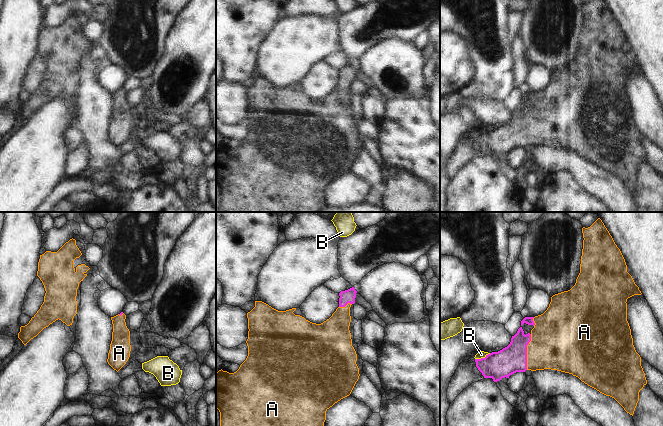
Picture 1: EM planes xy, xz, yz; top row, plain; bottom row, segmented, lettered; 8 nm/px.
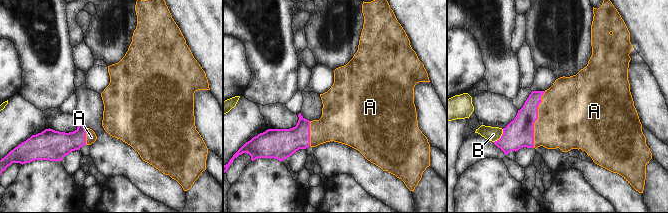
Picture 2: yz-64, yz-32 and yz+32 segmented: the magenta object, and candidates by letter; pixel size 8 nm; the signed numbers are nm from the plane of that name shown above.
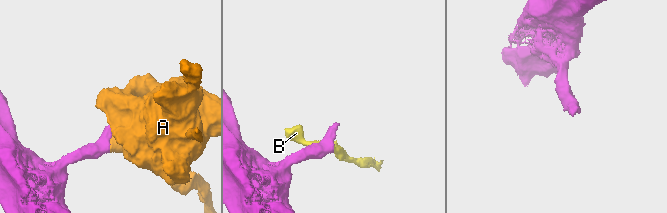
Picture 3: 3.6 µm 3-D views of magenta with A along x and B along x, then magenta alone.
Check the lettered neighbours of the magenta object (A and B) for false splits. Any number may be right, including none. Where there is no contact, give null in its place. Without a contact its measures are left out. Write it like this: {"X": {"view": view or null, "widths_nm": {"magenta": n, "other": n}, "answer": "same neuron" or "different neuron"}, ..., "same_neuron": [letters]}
{"A": {"view": "yz", "widths_nm": {"magenta": 220, "other": 420}, "answer": "same neuron"}, "B": {"view": "yz", "widths_nm": {"magenta": 220, "other": 60}, "answer": "different neuron"}, "same_neuron": ["A"]}

